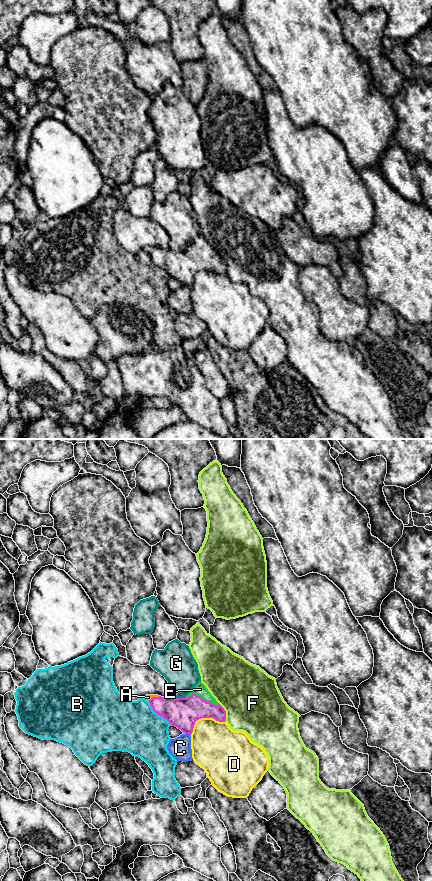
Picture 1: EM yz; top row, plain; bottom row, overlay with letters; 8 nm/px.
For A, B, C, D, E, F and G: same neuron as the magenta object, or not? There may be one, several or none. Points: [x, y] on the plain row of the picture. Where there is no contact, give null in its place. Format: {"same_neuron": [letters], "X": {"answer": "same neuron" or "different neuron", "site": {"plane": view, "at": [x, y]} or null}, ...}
{"same_neuron": ["A", "E"], "A": {"answer": "same neuron", "site": {"plane": "yz", "at": [153, 249]}}, "B": {"answer": "different neuron", "site": {"plane": "yz", "at": [158, 266]}}, "C": {"answer": "different neuron", "site": {"plane": "yz", "at": [188, 285]}}, "D": {"answer": "different neuron", "site": {"plane": "yz", "at": [204, 269]}}, "E": {"answer": "same neuron", "site": {"plane": "yz", "at": [201, 250]}}, "F": {"answer": "different neuron", "site": {"plane": "yz", "at": [225, 263]}}, "G": {"answer": "different neuron", "site": {"plane": "yz", "at": [178, 250]}}}

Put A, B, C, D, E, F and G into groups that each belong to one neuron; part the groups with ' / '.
A E / B / C / D / F / G

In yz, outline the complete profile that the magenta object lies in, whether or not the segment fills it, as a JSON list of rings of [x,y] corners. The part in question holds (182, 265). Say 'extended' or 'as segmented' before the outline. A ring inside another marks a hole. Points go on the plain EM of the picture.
extended | [[[199,234],[185,250],[147,247],[145,251],[156,266],[185,286],[191,287],[195,274],[201,270],[226,273],[226,263],[202,234]]]

